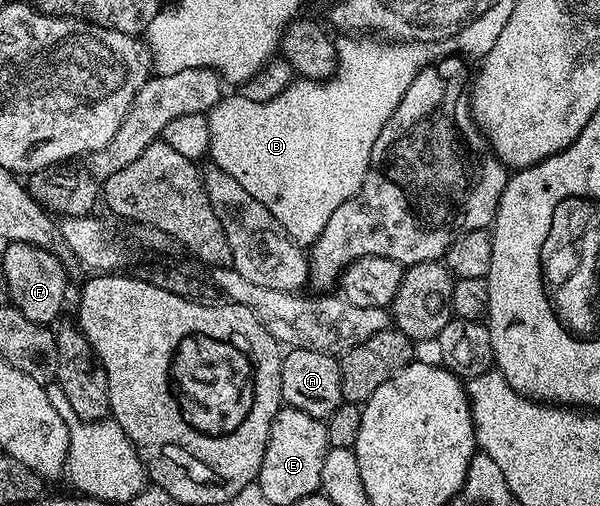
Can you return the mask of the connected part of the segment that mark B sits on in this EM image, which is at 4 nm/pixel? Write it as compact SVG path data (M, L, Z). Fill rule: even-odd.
M344 38L337 43L336 70L327 80L293 79L288 88L269 101L252 101L239 94L225 95L207 113L211 161L230 174L234 182L240 183L246 194L258 198L258 202L278 218L293 242L311 246L322 230L326 230L330 214L362 186L378 134L382 134L386 122L390 122L394 110L398 110L398 102L402 102L402 94L410 90L410 82L414 82L424 65L433 59L432 51L430 44Z

